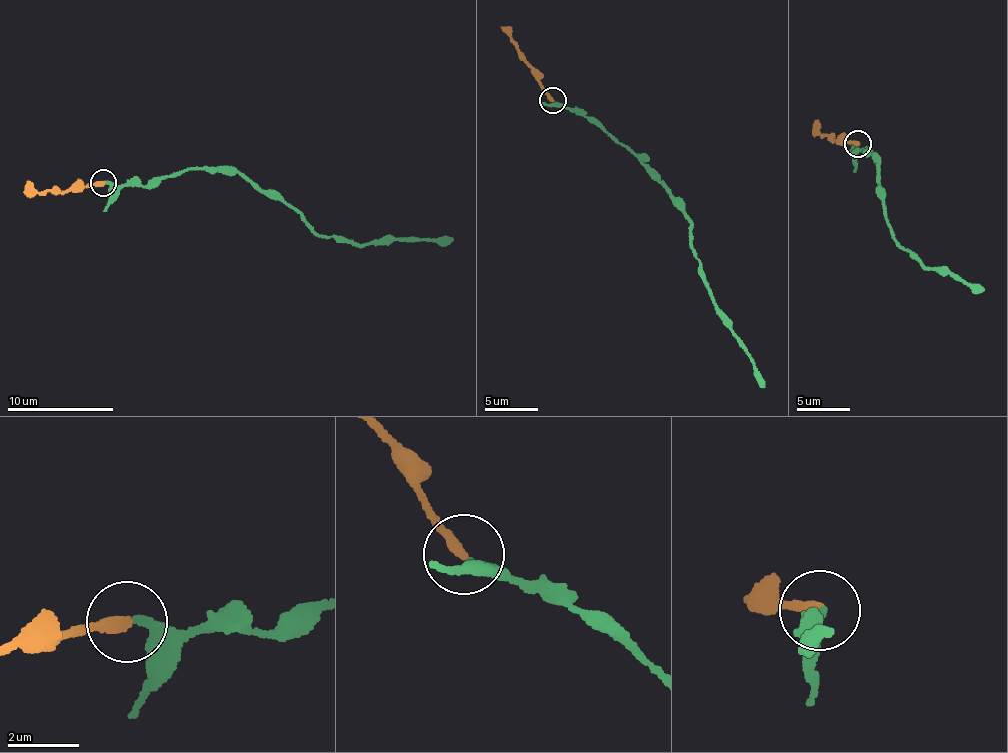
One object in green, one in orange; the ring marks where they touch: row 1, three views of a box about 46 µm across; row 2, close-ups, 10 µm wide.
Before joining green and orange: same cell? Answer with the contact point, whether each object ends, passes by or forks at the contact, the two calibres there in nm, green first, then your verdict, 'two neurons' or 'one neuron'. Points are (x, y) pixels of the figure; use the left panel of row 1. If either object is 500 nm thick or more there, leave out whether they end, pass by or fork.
at (103, 183); green ends there; orange ends there; 260 nm thick on the green side, 320 nm on the other; one neuron

